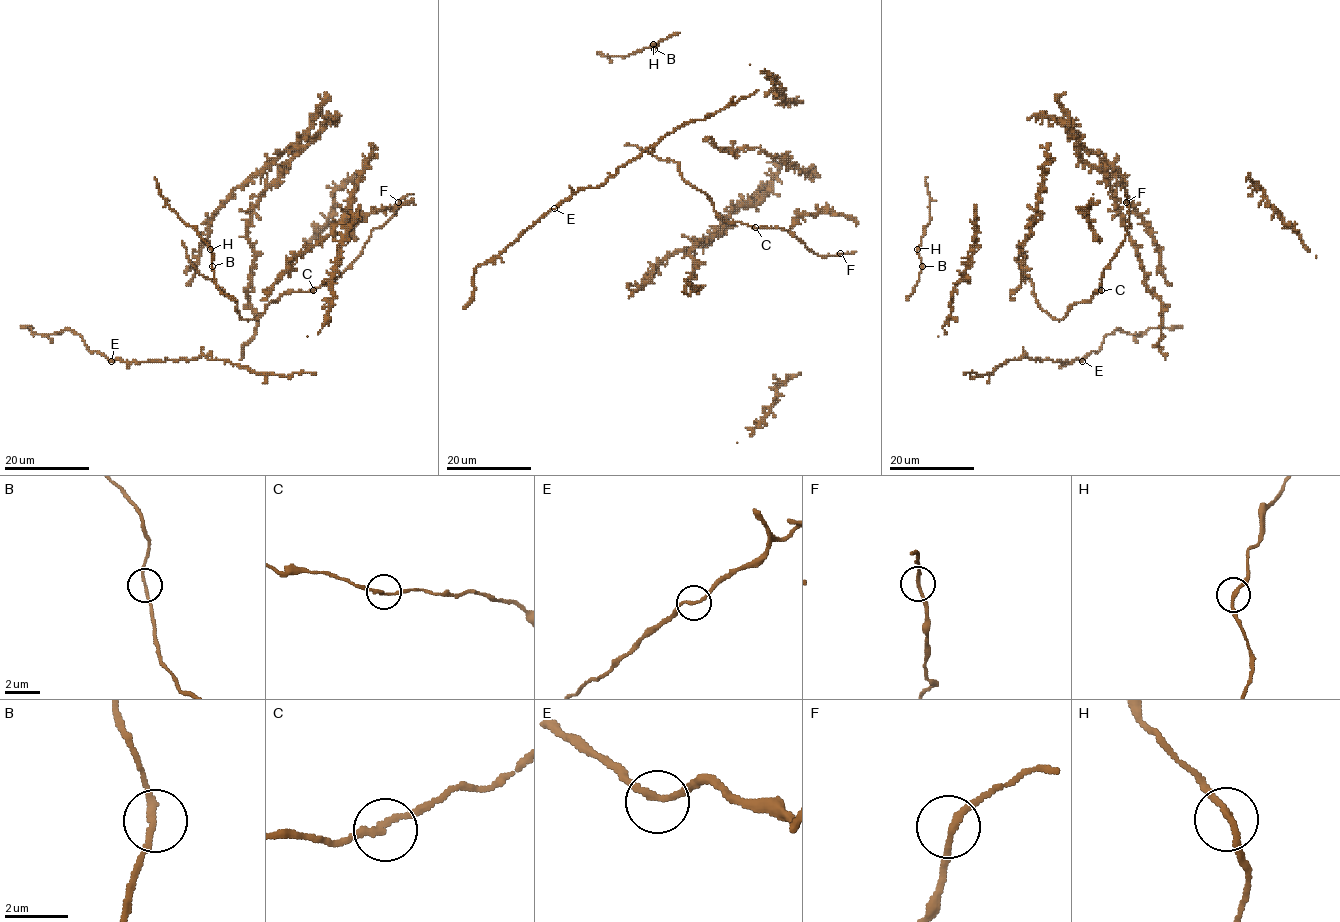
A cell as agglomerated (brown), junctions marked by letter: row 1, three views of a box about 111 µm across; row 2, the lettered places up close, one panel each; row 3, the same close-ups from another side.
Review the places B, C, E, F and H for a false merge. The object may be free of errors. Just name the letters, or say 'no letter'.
no letter

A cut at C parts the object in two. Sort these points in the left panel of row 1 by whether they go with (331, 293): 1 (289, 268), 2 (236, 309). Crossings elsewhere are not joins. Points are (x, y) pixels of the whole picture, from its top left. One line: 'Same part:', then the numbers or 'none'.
Same part: 1

